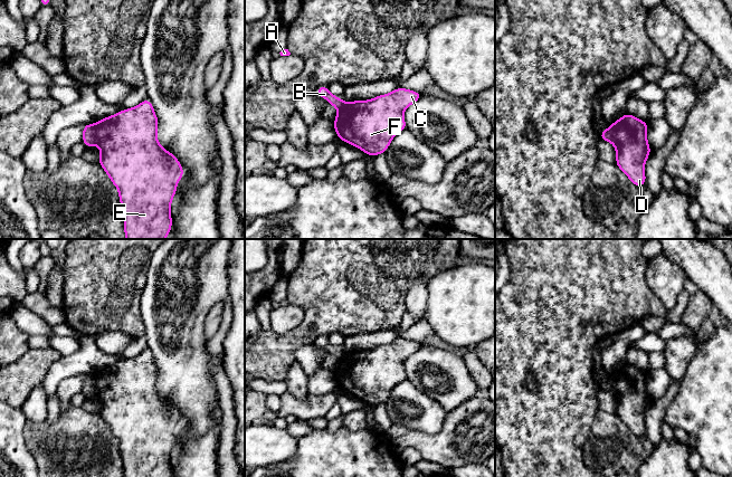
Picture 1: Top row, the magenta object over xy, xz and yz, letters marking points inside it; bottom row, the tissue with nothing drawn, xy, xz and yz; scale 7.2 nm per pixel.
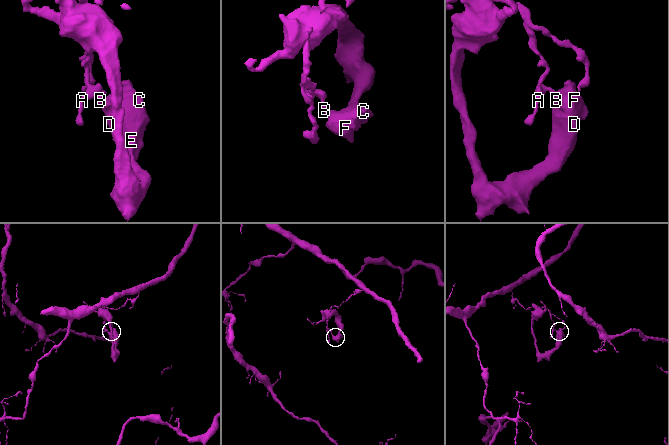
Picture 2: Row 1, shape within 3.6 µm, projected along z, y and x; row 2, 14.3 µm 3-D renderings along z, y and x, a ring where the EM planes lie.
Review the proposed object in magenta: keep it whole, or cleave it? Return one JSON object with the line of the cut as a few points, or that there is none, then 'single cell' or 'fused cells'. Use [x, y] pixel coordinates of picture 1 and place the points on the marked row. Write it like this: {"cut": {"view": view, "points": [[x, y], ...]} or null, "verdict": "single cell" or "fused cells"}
{"cut": {"view": "xy", "points": [[93, 124], [95, 143]]}, "verdict": "fused cells"}

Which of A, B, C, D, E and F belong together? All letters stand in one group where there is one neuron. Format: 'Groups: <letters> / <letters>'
Groups: A B / C D E F

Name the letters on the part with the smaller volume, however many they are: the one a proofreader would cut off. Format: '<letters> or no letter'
C, D, E, F

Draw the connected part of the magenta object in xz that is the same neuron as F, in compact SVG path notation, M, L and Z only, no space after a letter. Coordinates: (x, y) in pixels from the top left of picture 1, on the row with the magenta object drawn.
M398 87L371 99L345 103L333 121L336 136L365 155L386 153L392 139L407 130L405 109L421 96L422 93Z

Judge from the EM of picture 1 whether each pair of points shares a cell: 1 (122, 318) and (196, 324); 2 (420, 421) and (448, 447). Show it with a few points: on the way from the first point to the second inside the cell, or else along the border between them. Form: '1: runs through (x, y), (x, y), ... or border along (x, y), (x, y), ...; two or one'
1: border along (142, 293), (141, 318), (144, 326), (144, 335); two
2: border along (448, 411), (443, 427), (436, 432), (409, 430); two

